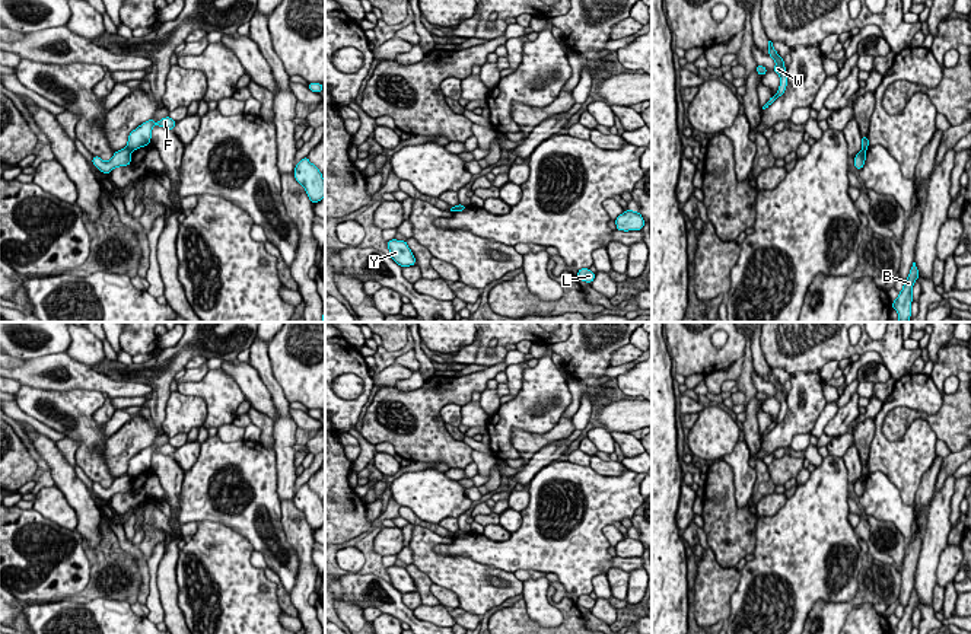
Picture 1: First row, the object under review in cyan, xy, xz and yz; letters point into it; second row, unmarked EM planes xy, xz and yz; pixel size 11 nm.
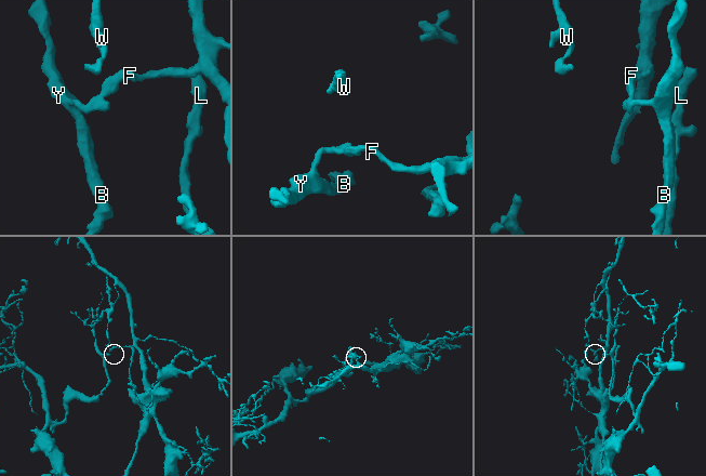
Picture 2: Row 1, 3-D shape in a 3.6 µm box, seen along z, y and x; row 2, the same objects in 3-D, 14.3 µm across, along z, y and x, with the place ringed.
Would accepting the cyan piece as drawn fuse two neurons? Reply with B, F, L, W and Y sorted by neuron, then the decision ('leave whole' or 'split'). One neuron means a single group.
B L W Y / F | split

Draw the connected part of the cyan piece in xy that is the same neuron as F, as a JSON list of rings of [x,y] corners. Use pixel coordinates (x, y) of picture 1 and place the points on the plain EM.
[[[171,443],[162,445],[157,449],[155,449],[152,445],[130,459],[127,475],[133,478],[133,477],[147,472],[152,465],[152,455],[156,450],[168,456],[173,456],[176,452],[176,449]]]

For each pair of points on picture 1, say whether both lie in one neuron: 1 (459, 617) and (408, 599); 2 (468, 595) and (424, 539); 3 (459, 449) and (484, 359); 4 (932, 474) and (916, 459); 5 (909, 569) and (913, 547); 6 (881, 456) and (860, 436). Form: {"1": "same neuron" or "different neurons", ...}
{"1": "different neurons", "2": "same neuron", "3": "different neurons", "4": "different neurons", "5": "same neuron", "6": "different neurons"}

